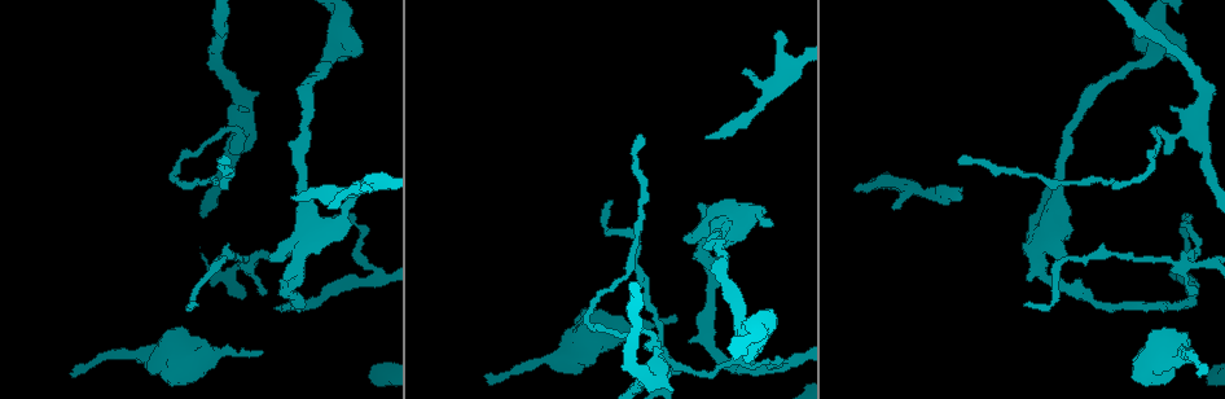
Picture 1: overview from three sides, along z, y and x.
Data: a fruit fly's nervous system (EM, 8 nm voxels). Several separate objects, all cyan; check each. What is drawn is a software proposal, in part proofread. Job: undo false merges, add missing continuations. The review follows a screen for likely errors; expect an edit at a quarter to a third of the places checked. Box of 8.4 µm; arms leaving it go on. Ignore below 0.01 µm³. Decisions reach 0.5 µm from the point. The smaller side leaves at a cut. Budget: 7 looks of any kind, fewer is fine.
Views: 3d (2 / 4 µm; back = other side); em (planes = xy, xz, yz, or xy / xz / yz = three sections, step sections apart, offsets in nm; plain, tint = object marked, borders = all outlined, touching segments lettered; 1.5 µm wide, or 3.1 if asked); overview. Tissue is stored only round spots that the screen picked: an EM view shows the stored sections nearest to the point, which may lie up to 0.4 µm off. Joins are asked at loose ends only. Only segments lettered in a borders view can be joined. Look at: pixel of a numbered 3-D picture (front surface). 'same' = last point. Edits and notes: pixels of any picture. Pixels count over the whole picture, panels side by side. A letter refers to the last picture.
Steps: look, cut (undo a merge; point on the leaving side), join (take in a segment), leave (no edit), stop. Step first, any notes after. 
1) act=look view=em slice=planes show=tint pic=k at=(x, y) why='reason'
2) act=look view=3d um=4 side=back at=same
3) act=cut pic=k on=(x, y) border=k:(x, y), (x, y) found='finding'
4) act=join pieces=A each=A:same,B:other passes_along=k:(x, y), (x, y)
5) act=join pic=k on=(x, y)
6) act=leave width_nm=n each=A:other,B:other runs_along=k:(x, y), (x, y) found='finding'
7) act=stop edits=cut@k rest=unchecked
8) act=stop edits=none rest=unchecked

act=look view=3d um=4 pic=1 at=(707, 136) why='an open end'

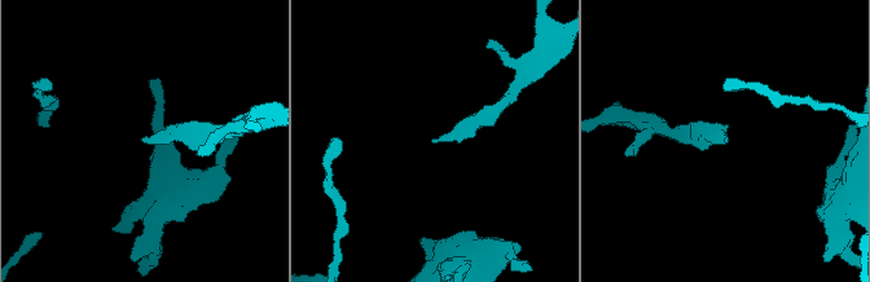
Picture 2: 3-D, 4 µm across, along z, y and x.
act=look view=em slice=xz step=8 show=tint pic=2 at=(724, 140) why='shape alone is not enough'

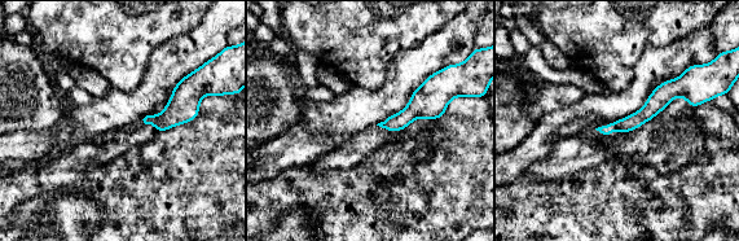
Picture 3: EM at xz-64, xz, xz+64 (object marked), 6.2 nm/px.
act=look view=em slice=planes show=borders at=same

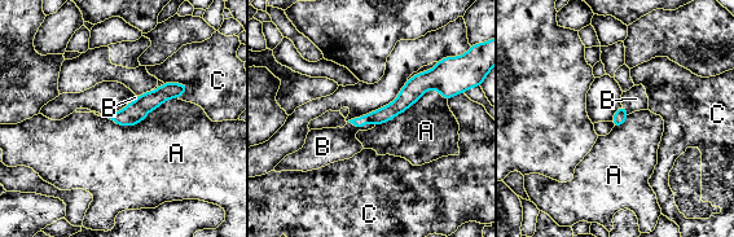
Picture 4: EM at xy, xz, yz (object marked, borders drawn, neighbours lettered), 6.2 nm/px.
act=join pieces=B each=A:other,B:same,C:other passes_along=4:(387, 113), (361, 126), (328, 145) found='it goes on there'

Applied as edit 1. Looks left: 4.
act=look view=overview why='redraw'

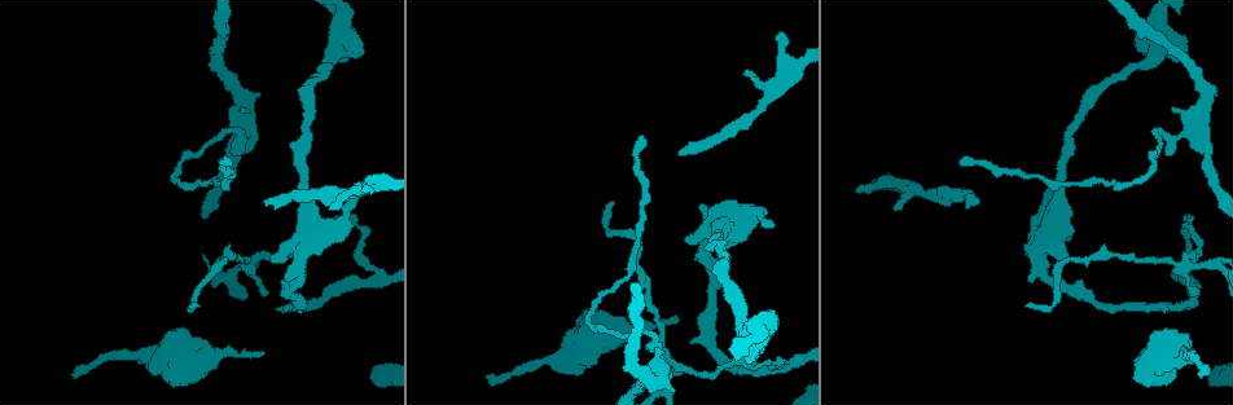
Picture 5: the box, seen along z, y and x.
act=look view=3d um=4 pic=5 at=(261, 352) why='thin end'

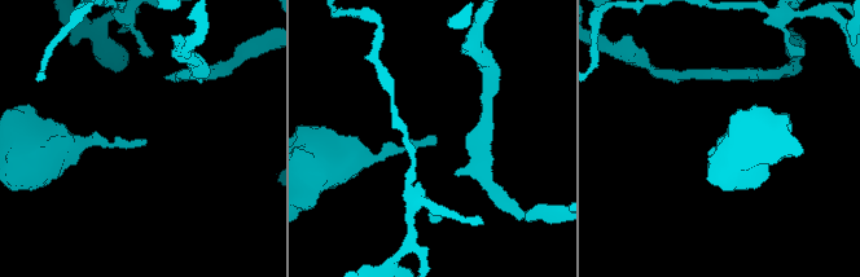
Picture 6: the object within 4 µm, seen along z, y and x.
act=look view=em slice=planes show=borders pic=6 at=(144, 140)

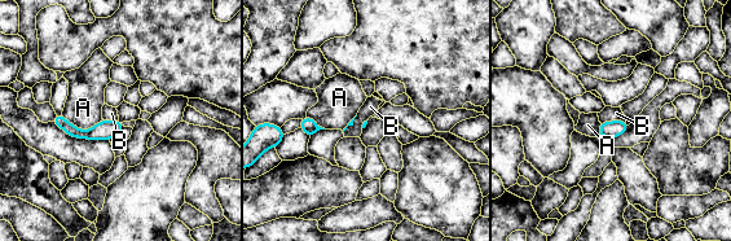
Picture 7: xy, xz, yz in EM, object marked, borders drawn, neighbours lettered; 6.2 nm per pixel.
act=leave each=A:other,B:other border=7:(625, 121), (604, 121), (600, 123) found='none of them fits'

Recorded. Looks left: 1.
act=stop edits=join@4 rest=unchecked

